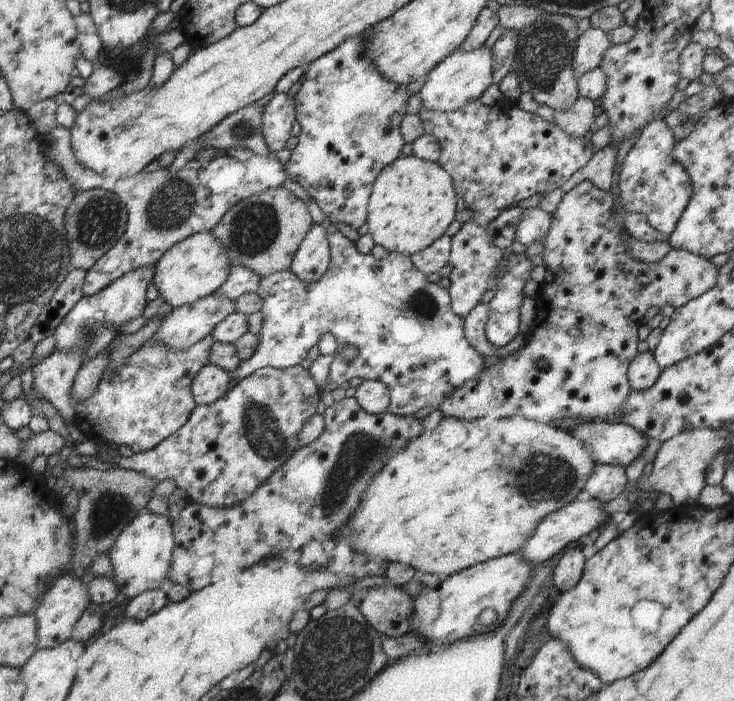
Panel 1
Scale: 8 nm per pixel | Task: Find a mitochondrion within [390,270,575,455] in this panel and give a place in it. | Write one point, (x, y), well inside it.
(424, 305)

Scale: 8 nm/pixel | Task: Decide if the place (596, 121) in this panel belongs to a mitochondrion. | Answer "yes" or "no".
no

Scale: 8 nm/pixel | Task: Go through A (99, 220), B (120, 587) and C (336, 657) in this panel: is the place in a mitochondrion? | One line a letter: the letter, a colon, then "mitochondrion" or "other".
A: mitochondrion
B: other
C: mitochondrion

